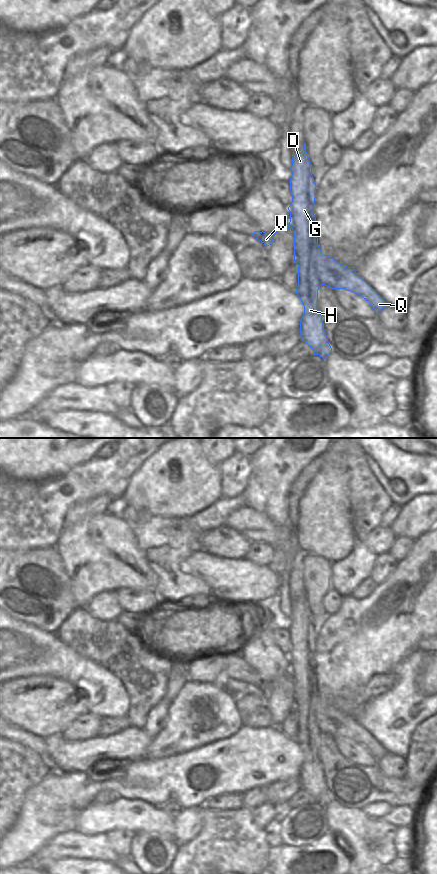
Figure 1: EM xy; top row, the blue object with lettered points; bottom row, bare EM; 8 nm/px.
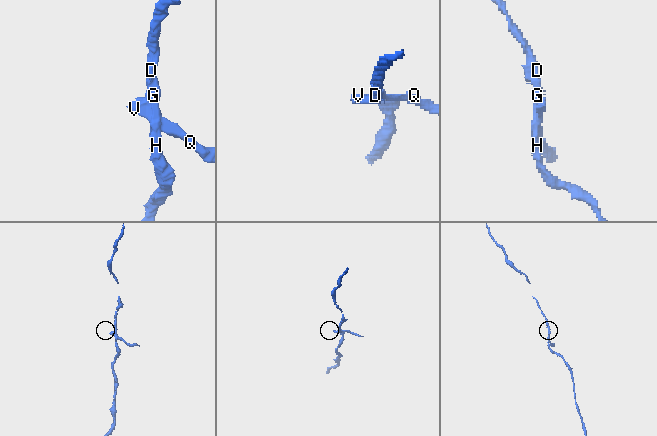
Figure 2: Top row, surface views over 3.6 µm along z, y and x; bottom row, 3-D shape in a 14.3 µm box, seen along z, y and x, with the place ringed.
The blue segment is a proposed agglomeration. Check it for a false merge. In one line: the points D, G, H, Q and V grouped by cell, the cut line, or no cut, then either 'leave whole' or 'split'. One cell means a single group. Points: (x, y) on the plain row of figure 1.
D G H / Q V; cut in xy along (318, 693), (316, 723), (322, 732); split

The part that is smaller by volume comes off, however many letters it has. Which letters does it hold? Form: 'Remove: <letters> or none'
Remove: Q, V

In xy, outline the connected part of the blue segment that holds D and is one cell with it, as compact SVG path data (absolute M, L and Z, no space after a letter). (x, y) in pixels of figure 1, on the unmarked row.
M306 593L301 601L292 605L290 616L292 624L290 626L290 640L292 650L288 655L290 660L290 670L294 680L294 701L298 702L298 734L296 742L304 754L304 762L300 768L301 789L307 791L313 798L314 803L319 803L326 807L332 796L328 790L322 764L318 758L318 738L322 733L316 722L316 706L318 704L318 686L316 684L316 666L314 664L314 652L316 646L316 632L312 624L312 612L306 600Z

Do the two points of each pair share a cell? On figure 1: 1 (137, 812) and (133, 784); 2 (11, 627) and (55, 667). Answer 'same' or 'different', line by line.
1: different
2: same

